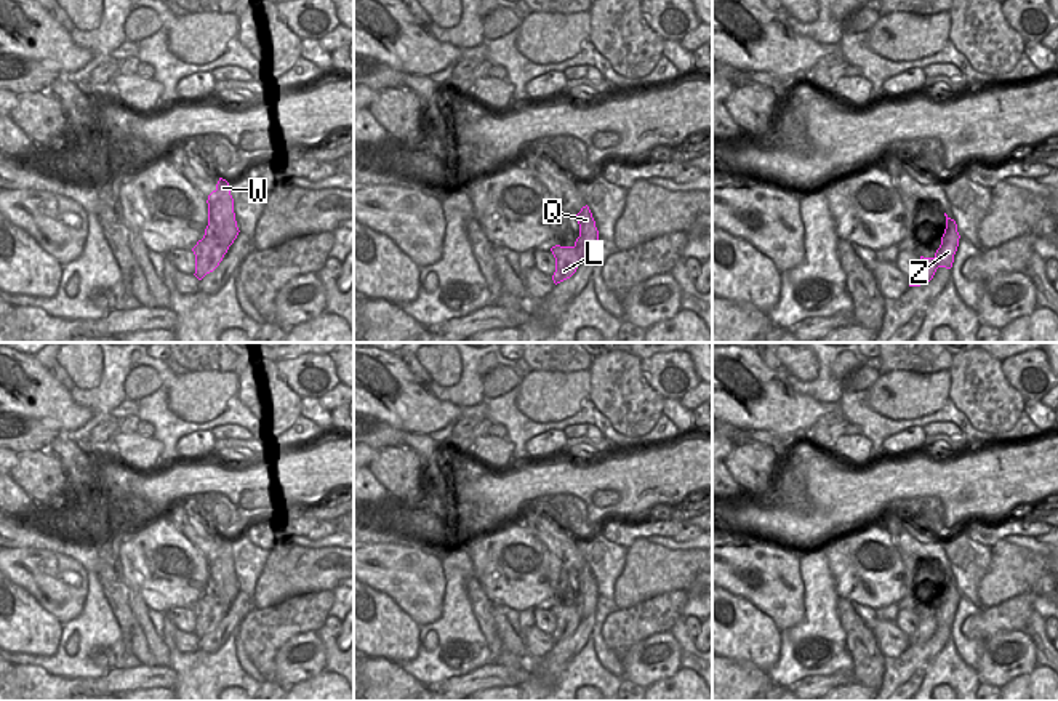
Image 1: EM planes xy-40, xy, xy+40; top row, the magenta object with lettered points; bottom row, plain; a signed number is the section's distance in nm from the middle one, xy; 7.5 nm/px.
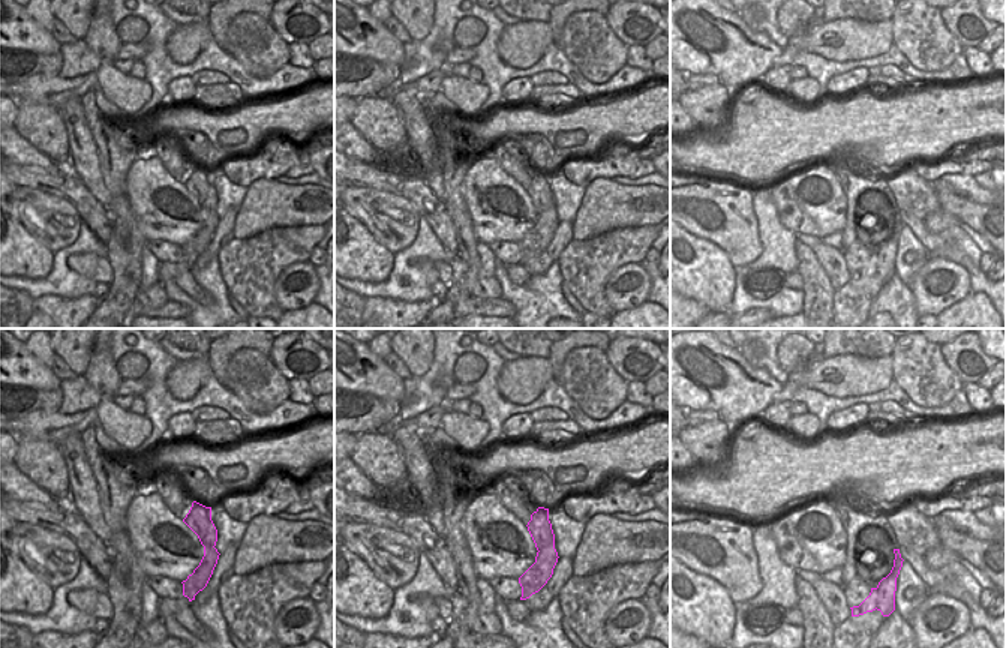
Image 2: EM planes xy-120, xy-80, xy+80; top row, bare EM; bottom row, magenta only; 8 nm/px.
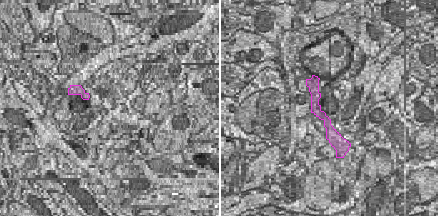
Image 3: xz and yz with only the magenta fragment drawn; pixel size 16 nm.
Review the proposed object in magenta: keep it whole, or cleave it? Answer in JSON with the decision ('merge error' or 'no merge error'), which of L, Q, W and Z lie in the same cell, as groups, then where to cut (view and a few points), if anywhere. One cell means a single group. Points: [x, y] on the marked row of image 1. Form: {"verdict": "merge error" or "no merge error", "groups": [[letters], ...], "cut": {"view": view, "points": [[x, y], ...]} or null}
{"verdict": "merge error", "groups": [["L"], ["Q", "W", "Z"]], "cut": {"view": "xy-40", "points": [[208, 220], [218, 224], [218, 232], [229, 245]]}}

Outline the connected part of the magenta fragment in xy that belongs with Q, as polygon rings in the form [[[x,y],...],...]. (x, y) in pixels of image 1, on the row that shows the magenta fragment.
[[[583,206],[576,214],[579,224],[579,237],[575,242],[575,246],[583,259],[592,258],[595,254],[595,246],[599,243],[599,230],[589,206]]]

